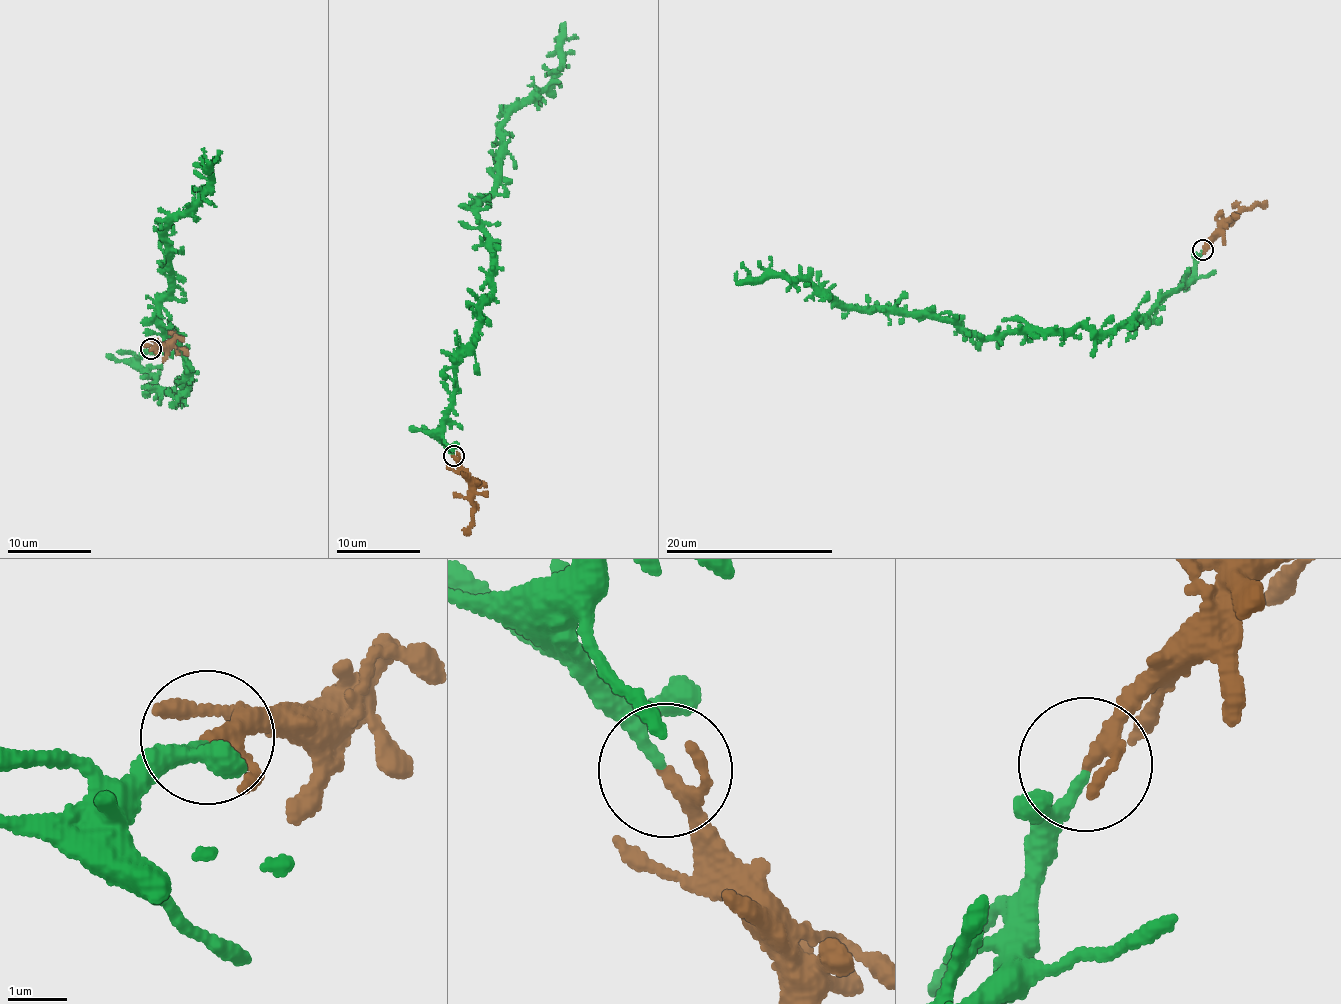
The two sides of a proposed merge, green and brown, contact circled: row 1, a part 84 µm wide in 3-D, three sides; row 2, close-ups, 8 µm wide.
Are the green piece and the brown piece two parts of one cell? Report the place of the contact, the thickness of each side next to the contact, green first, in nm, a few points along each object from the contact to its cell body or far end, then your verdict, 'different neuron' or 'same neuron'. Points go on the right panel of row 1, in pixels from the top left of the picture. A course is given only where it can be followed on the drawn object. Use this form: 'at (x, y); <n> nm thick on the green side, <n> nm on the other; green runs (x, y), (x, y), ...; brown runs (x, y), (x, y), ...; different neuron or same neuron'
at (1203, 249); 160 nm thick on the green side, 200 nm on the other; green runs (1203, 250), (1194, 281), (1152, 314), (980, 337), (737, 271); brown runs (1203, 249), (1240, 213), (1267, 201); same neuron

